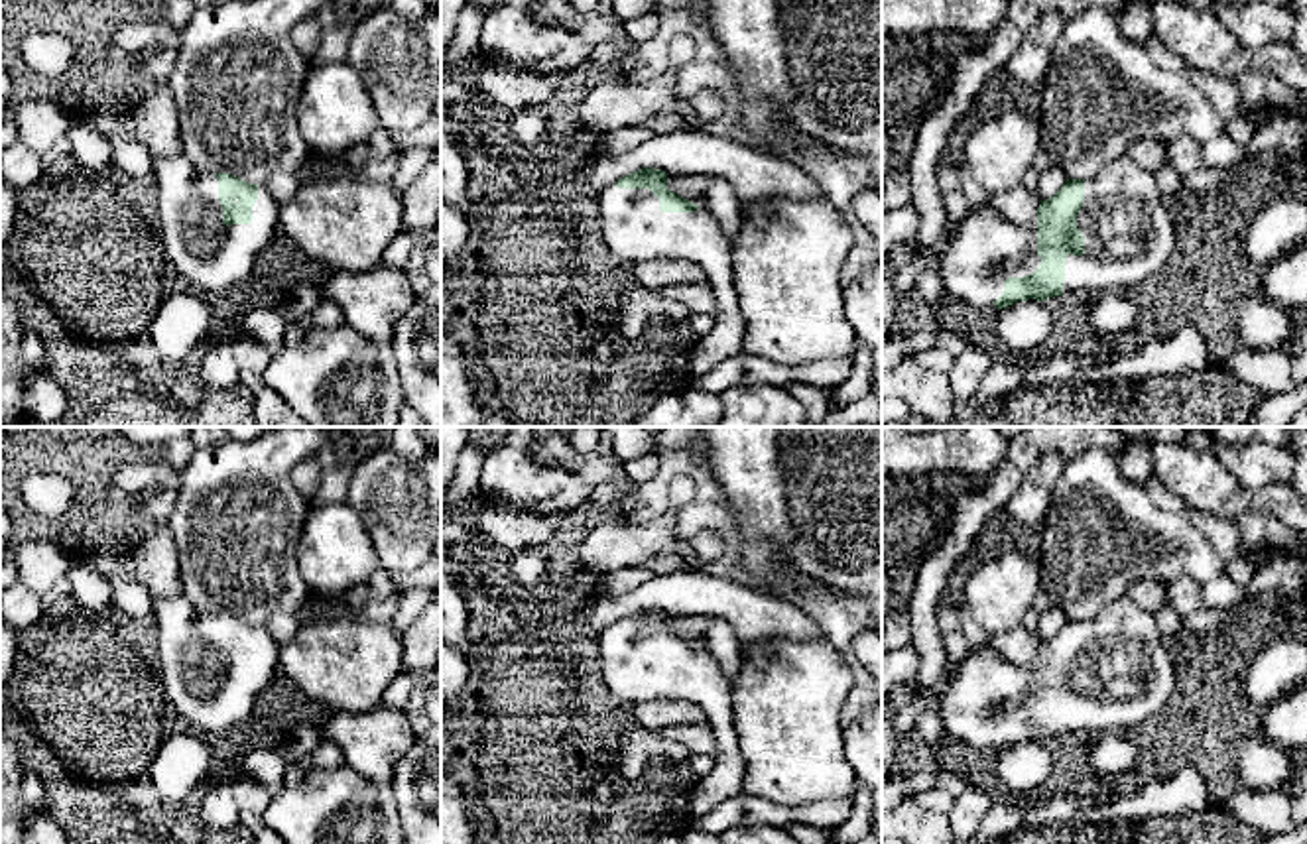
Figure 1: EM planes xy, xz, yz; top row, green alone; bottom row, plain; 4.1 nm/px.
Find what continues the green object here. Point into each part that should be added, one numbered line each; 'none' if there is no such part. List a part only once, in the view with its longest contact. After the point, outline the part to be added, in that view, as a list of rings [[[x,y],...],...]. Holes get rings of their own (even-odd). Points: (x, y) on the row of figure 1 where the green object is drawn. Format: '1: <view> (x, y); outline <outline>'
1: yz (985, 250); outline [[[990,205],[966,212],[939,260],[941,295],[978,309],[994,307],[1008,277],[1037,270],[1037,214],[1027,222],[1004,220]]]

